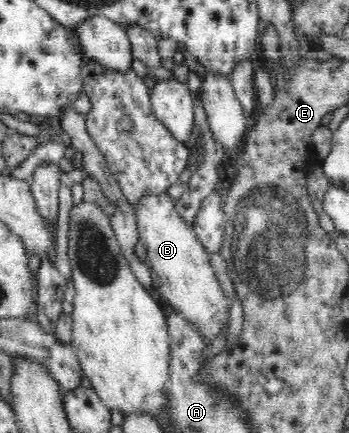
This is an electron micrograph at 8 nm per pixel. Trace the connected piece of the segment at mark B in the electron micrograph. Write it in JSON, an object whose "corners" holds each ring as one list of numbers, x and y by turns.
{"corners":[[166,193,145,194,135,204,138,237,147,249,146,263,153,279,159,282,159,293,169,306,177,309,201,334,214,341,229,321,229,304,209,264,209,252,175,208,175,200]]}

